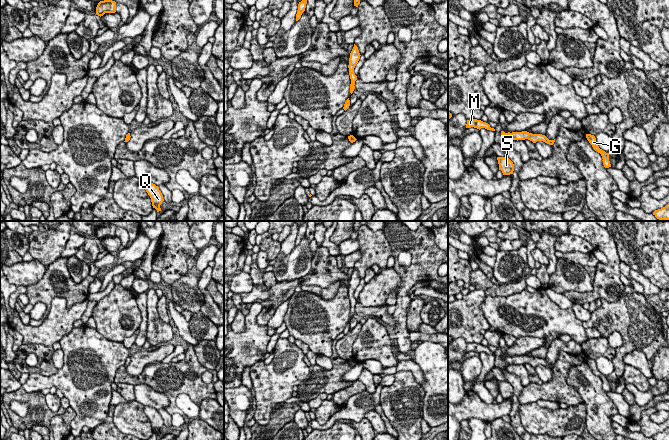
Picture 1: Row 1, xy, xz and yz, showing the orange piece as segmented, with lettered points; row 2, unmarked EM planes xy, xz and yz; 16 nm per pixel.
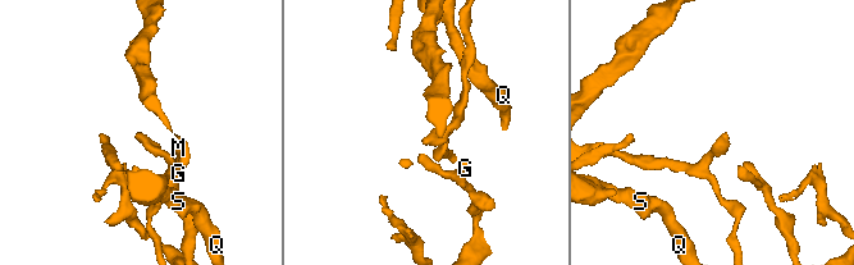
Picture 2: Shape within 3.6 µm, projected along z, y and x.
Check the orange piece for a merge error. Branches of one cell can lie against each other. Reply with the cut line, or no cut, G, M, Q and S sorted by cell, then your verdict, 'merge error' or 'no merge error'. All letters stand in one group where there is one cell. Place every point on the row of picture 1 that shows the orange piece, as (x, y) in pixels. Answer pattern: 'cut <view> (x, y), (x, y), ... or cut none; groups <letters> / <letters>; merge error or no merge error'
cut yz (536, 134), (538, 140); groups G Q S / M; merge error

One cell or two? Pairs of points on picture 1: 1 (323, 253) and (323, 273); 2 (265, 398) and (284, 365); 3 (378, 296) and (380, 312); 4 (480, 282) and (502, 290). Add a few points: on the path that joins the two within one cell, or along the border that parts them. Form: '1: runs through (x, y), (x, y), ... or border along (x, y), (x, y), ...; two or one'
1: runs through (323, 258), (323, 268); one
2: runs through (270, 390), (273, 383), (283, 373); one
3: border along (359, 301), (364, 306), (381, 306), (383, 304); two
4: runs through (485, 284), (490, 289), (497, 290); one

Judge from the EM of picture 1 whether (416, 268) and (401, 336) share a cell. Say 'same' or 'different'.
same

